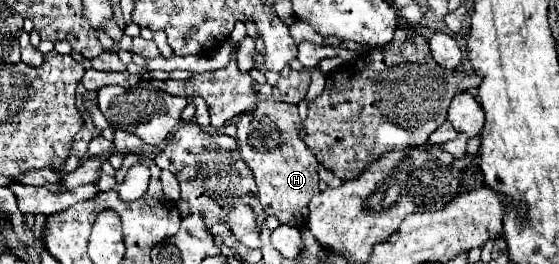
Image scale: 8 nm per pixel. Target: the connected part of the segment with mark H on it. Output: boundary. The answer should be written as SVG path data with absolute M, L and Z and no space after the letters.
M260 100L252 112L240 116L236 128L242 160L254 172L258 198L266 214L276 216L280 224L294 228L306 226L308 202L318 192L318 160L300 138L302 122L298 108L282 100Z

